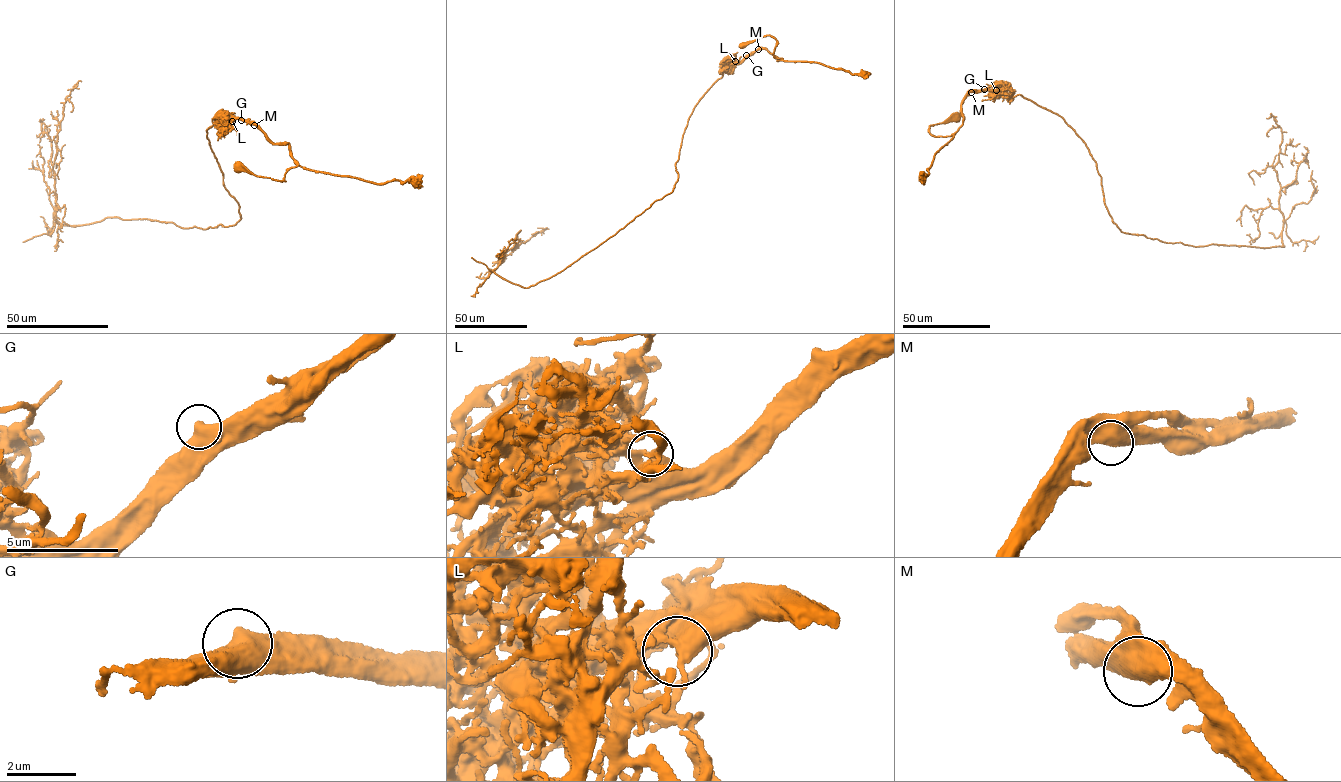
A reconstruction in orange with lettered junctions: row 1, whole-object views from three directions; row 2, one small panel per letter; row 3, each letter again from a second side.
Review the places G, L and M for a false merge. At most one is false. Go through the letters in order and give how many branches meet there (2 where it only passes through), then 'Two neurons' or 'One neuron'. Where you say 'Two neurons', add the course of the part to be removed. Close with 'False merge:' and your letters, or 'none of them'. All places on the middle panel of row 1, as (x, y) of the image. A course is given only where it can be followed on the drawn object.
G: Branches: 1. One neuron
L: Branches: 1. Two neurons. Course of the part to remove: (735, 61), (690, 114), (671, 192), (548, 278), (524, 287), (495, 274), (507, 251), (543, 228), (537, 228)
M: Branches: 1. One neuron
False merge: L

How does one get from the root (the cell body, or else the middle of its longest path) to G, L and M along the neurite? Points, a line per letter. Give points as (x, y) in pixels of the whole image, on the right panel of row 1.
G: (956, 118), (929, 126), (930, 134), (953, 135), (962, 124), (961, 106), (968, 92), (984, 89)
L: (956, 118), (929, 126), (930, 134), (951, 136), (957, 131), (964, 117), (962, 101), (969, 91), (995, 90)
M: (956, 118), (929, 126), (930, 134), (953, 135), (962, 124), (962, 101), (971, 92)

